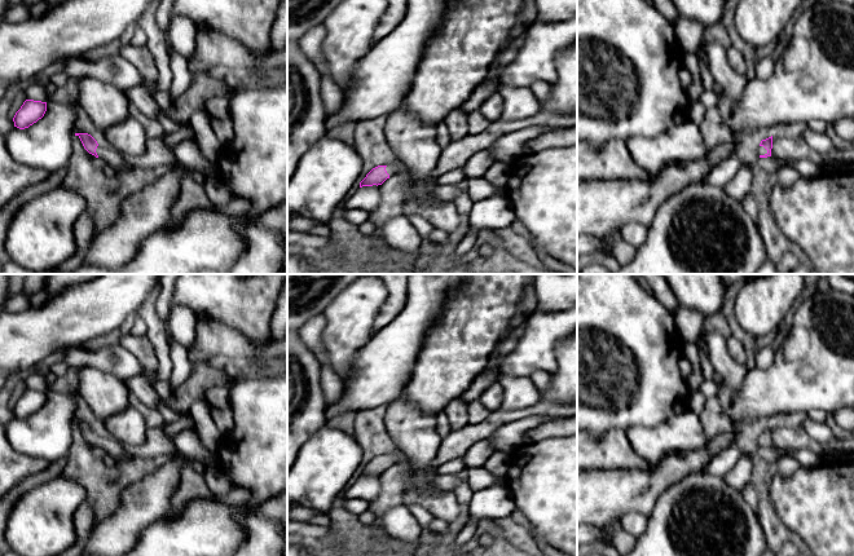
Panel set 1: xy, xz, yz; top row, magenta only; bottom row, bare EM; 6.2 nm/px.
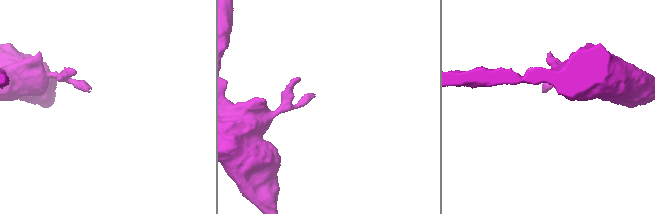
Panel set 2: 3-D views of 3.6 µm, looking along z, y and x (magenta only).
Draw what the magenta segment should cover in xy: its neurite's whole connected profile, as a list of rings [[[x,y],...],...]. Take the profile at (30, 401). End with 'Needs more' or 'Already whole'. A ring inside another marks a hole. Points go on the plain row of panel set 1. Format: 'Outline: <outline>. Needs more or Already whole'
Outline: [[[26,389],[21,398],[16,402],[13,411],[19,419],[28,418],[44,406],[47,392]]]. Already whole

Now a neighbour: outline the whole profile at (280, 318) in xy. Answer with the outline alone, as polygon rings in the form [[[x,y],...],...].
[[[287,282],[279,292],[277,308],[272,318],[272,337],[285,339],[287,336]]]

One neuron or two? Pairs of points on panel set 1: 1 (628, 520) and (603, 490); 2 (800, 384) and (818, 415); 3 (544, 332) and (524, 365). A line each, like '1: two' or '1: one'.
1: two
2: two
3: one

